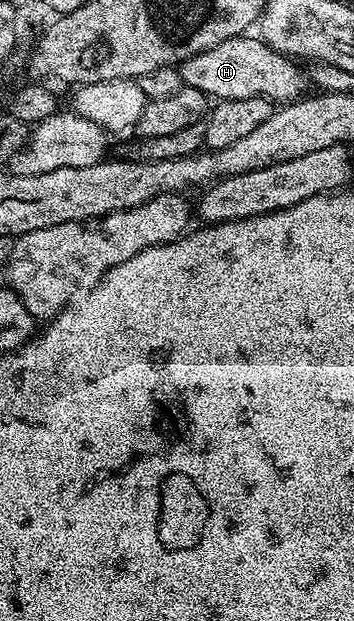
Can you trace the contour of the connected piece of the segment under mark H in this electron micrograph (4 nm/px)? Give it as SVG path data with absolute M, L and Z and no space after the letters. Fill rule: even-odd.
M241 35L231 37L214 47L210 47L201 53L190 55L180 65L180 80L190 89L202 91L209 98L222 101L233 101L234 99L248 99L250 97L264 97L273 103L287 103L305 96L306 73L295 65L289 54L273 47L269 42L261 41L256 35Z

